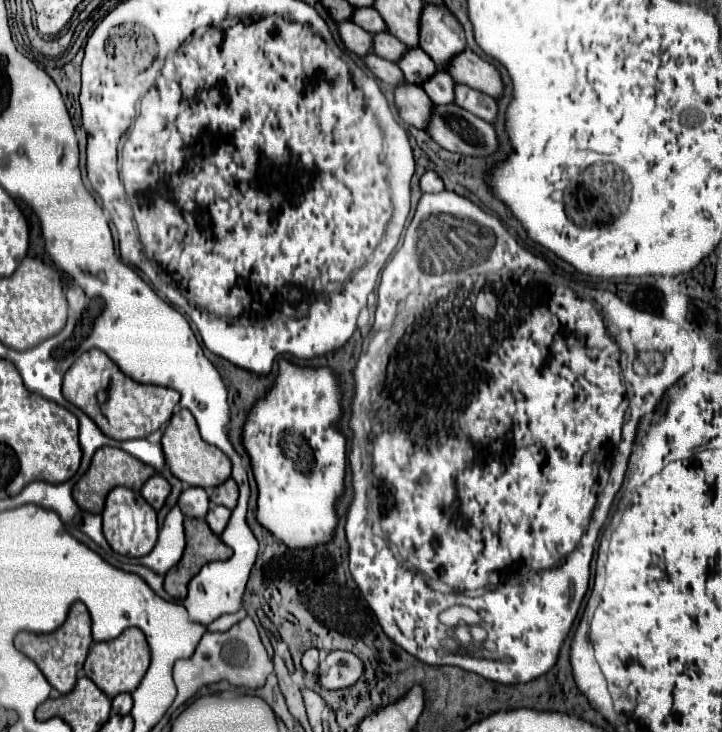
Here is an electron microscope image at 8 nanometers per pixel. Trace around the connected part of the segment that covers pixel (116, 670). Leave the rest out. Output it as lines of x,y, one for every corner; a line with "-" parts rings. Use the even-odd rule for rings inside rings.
126,628
118,638
108,642
96,642
90,648
90,654
84,664
84,672
94,684
106,692
108,698
114,698
122,692
134,692
144,678
146,670
150,666
150,648
146,642
146,636
138,628

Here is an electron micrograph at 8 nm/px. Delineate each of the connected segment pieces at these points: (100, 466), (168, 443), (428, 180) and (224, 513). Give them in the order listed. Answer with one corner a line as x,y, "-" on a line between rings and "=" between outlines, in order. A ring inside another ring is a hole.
104,446
100,448
94,458
92,458
92,464
88,468
88,472
78,480
78,484
74,486
74,500
76,504
86,510
86,512
92,512
92,514
100,514
102,508
104,508
104,500
106,500
106,494
116,488
116,486
126,486
126,488
132,488
132,490
140,490
144,486
144,482
154,476
156,470
148,464
142,464
138,458
130,456
128,452
120,450
120,448
112,448
112,446
=
182,408
180,412
176,412
172,416
172,420
168,422
168,428
166,428
164,436
162,436
162,450
164,450
166,464
168,464
170,472
188,486
200,486
200,488
210,490
216,484
222,484
222,482
226,482
230,478
230,472
232,472
230,458
222,450
218,450
216,446
206,444
200,438
196,420
190,414
190,410
=
428,170
420,180
420,188
422,188
422,192
442,192
444,190
444,182
436,172
=
212,506
210,512
208,512
208,516
206,516
206,522
208,522
210,530
212,530
214,534
222,534
224,528
226,528
226,524
228,524
228,520
230,520
230,514
232,514
232,512
230,512
228,508

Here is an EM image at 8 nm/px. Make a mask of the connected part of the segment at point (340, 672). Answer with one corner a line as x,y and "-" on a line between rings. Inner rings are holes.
332,650
320,662
320,684
326,690
350,688
364,674
364,664
354,652

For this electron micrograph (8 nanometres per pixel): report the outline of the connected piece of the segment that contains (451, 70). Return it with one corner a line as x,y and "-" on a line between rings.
472,50
458,54
448,66
448,74
454,78
454,82
486,92
496,100
504,96
504,82
500,70
478,54
474,54

